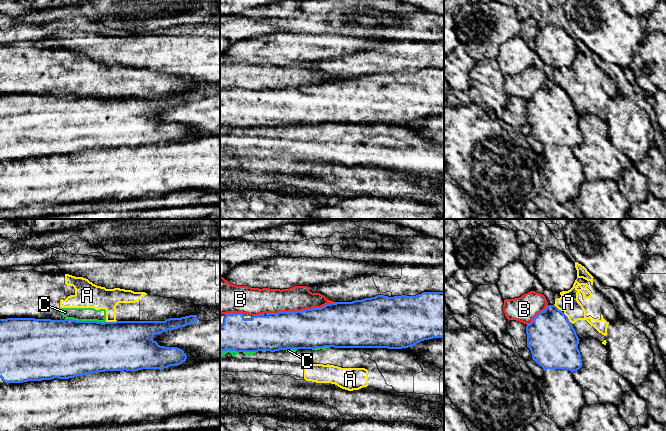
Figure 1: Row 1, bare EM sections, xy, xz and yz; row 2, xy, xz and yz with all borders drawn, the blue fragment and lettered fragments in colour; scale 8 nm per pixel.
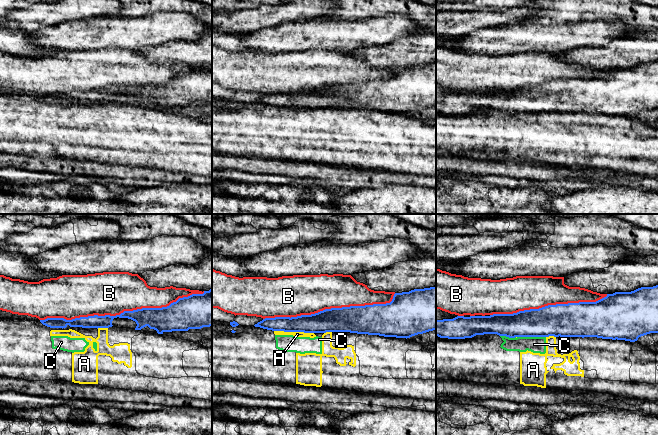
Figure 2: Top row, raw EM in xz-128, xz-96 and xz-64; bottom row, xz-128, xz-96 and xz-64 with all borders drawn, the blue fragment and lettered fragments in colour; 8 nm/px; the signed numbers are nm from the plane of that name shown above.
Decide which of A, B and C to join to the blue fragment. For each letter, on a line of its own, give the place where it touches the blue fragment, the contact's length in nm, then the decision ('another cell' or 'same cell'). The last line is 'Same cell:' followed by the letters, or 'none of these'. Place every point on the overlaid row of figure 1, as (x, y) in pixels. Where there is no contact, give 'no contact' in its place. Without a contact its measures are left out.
A: meets blue in xy at (111, 322); contact 90 nm long; another cell
B: meets blue in xz at (302, 310); contact 550 nm long; another cell
C: meets blue in xy at (85, 321); contact 320 nm long; another cell
Same cell: none of these

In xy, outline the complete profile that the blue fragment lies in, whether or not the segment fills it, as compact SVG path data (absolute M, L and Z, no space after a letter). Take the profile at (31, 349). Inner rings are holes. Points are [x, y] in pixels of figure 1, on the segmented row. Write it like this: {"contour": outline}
{"contour": "M197 315L169 318L165 321L77 321L35 318L0 319L0 377L5 383L69 379L76 376L104 371L138 371L164 369L186 361L186 353L177 347L160 346L153 337L167 330L174 330L198 321Z"}

